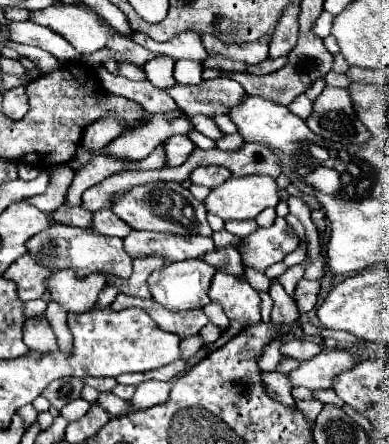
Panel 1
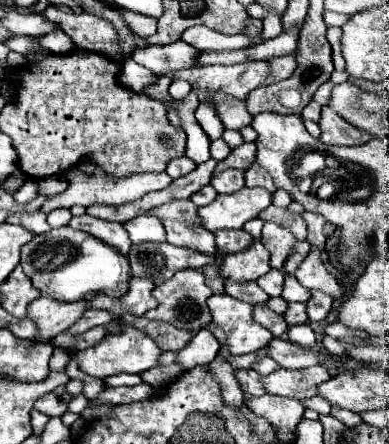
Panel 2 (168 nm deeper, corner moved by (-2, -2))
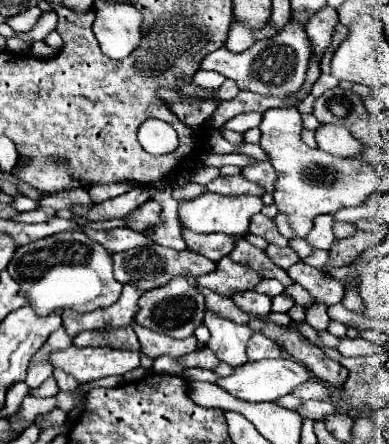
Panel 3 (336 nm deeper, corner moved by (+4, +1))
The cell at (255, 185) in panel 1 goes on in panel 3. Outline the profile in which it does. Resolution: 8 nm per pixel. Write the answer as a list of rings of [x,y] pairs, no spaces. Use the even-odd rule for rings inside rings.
[[[206,192],[194,200],[188,202],[180,202],[178,204],[178,218],[184,226],[188,226],[194,232],[200,234],[210,234],[210,232],[222,232],[222,234],[230,234],[230,236],[240,236],[248,232],[248,222],[250,218],[262,210],[262,198],[258,196],[222,196],[222,194],[212,194]]]

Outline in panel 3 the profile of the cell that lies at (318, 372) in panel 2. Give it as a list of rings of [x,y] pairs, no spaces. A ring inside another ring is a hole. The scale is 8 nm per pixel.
[[[292,358],[258,360],[258,362],[246,362],[234,374],[230,374],[226,378],[220,378],[218,380],[218,386],[224,388],[226,392],[230,392],[232,396],[238,396],[238,398],[248,400],[248,402],[266,402],[266,400],[268,402],[274,402],[280,396],[286,396],[286,394],[294,392],[296,386],[304,384],[310,378],[312,378],[310,370],[304,364],[300,364],[300,362],[292,360]]]

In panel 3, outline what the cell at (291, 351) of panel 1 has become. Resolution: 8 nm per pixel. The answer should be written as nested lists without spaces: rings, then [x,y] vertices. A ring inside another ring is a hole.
[[[254,334],[252,342],[248,342],[248,360],[264,360],[264,358],[284,358],[284,350],[280,344],[270,340],[264,334]]]

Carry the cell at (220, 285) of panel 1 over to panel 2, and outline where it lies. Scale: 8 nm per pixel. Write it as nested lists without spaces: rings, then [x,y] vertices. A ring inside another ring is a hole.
[[[212,295],[208,299],[212,321],[228,339],[232,355],[246,355],[264,349],[272,333],[252,319],[252,305],[238,301],[230,295]]]

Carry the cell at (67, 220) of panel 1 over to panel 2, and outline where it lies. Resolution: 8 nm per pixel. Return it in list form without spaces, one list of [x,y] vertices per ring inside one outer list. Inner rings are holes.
[[[82,215],[82,217],[72,217],[70,221],[70,227],[74,229],[80,229],[80,231],[86,231],[94,237],[98,237],[100,241],[112,245],[114,249],[118,249],[122,255],[128,255],[130,251],[130,237],[126,233],[126,229],[118,223],[110,223],[110,221],[98,221],[96,217],[90,217],[90,215]]]

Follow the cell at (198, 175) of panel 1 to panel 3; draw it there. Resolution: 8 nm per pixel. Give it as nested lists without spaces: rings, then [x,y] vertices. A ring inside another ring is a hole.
[[[240,174],[238,176],[218,176],[206,188],[208,188],[208,192],[226,194],[226,196],[238,196],[238,194],[258,194],[258,196],[262,196],[264,194],[262,186],[258,186],[254,182],[248,182]]]

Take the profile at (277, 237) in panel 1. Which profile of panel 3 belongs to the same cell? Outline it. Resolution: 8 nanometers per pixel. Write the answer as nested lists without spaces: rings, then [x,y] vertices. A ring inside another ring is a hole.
[[[226,256],[216,262],[214,272],[208,272],[196,278],[196,284],[206,286],[222,296],[232,296],[236,290],[252,290],[260,280],[262,280],[262,274],[258,270],[232,262],[232,258]]]

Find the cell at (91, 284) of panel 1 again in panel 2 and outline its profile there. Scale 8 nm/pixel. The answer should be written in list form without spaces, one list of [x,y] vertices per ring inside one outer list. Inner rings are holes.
[[[40,297],[28,305],[28,319],[36,325],[36,337],[32,343],[48,343],[62,331],[66,331],[86,311],[86,301],[58,303],[50,297]]]

